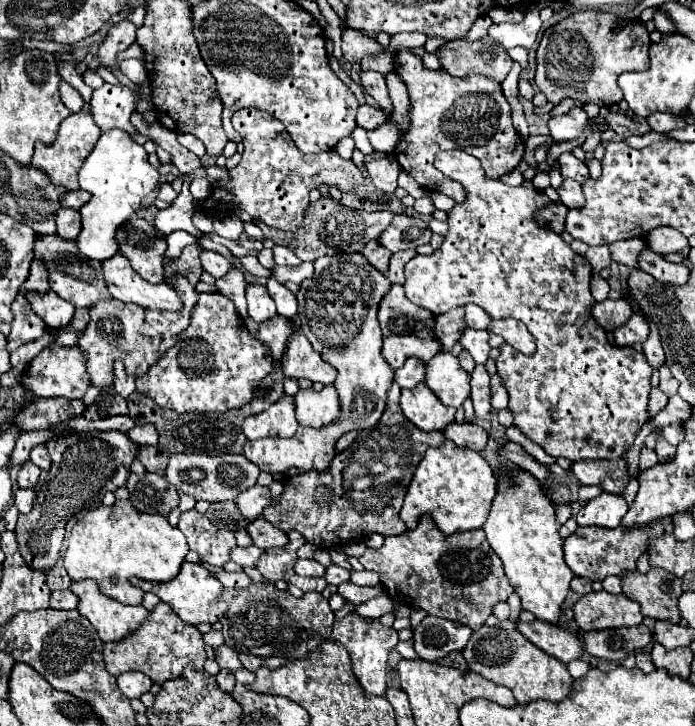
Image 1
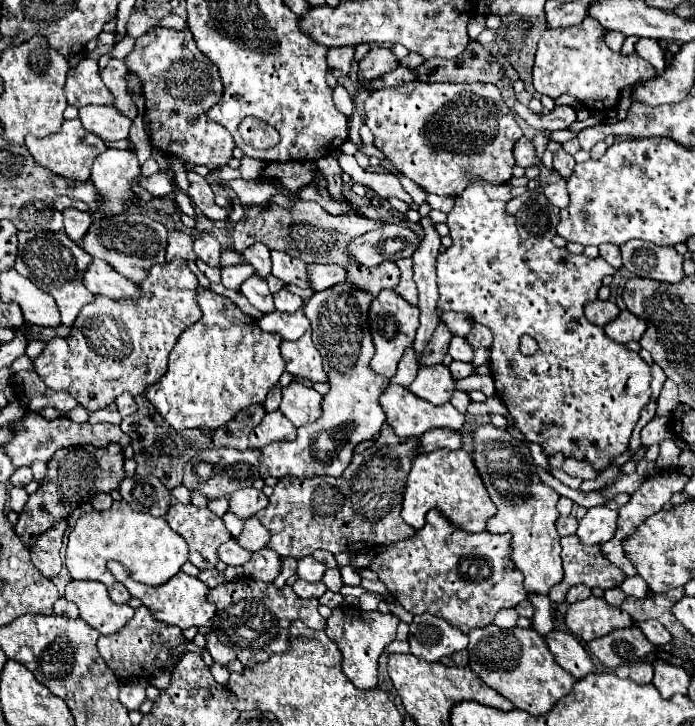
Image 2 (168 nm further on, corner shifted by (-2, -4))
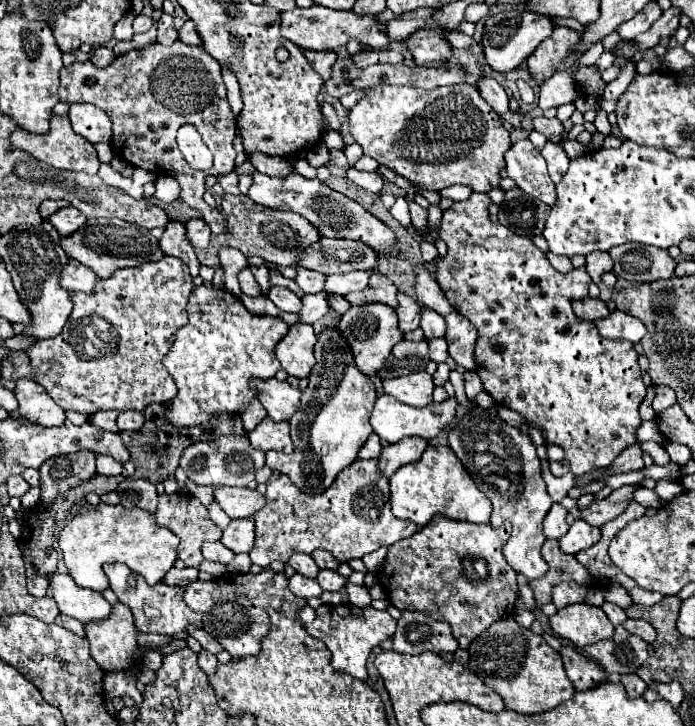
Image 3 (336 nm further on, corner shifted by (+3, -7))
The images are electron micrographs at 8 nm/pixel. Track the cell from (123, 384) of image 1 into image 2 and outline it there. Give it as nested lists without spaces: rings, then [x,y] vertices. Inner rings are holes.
[[[123,393],[115,399],[115,405],[117,405],[117,411],[121,417],[129,417],[131,413],[135,413],[137,405],[135,405],[135,399],[129,395],[129,393]]]

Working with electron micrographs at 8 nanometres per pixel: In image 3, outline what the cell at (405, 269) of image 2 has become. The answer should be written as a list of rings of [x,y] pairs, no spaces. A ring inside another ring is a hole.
[[[398,292],[398,308],[396,308],[396,312],[398,312],[398,324],[400,324],[402,332],[410,332],[410,330],[416,330],[420,326],[422,308],[408,294]]]

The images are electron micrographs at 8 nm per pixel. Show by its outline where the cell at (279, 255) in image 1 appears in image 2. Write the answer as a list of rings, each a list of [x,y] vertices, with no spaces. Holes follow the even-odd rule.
[[[273,251],[271,259],[273,259],[273,275],[275,277],[279,277],[286,284],[295,285],[302,289],[309,288],[311,281],[309,281],[305,263],[301,263],[301,269],[299,269],[299,267],[295,267],[297,261],[293,257],[279,253],[279,251]]]

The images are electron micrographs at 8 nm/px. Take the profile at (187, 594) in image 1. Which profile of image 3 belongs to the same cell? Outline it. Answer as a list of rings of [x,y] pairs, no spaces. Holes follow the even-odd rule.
[[[106,564],[104,572],[110,580],[110,588],[116,592],[118,600],[126,606],[132,608],[134,618],[136,618],[136,628],[140,632],[154,632],[154,634],[178,634],[184,632],[188,624],[200,624],[202,614],[194,612],[192,608],[186,606],[186,602],[182,600],[184,596],[184,586],[168,586],[164,582],[158,582],[154,586],[148,586],[146,580],[142,580],[142,576],[134,576],[136,584],[130,586],[128,578],[130,578],[130,568],[126,564]]]

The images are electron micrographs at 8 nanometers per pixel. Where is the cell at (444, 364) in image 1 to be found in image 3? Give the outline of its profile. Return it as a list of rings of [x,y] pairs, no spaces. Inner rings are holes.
[[[426,370],[412,372],[406,378],[384,380],[386,394],[390,394],[396,400],[400,400],[408,406],[414,406],[414,408],[428,406],[432,402],[432,390],[434,390],[434,382]]]

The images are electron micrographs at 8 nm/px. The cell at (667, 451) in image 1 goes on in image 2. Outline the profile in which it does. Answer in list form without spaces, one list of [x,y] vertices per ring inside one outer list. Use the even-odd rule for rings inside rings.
[[[653,417],[641,431],[641,447],[651,447],[653,443],[661,443],[673,437],[669,417]]]

